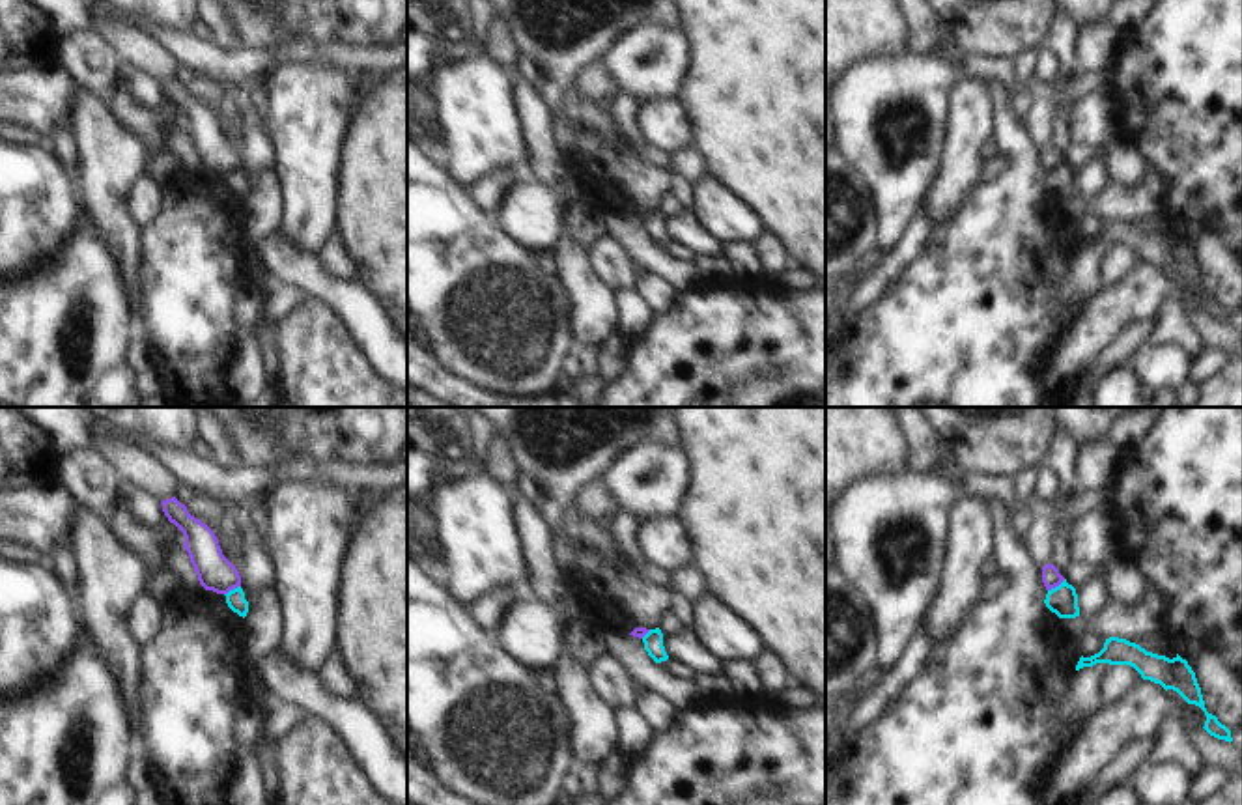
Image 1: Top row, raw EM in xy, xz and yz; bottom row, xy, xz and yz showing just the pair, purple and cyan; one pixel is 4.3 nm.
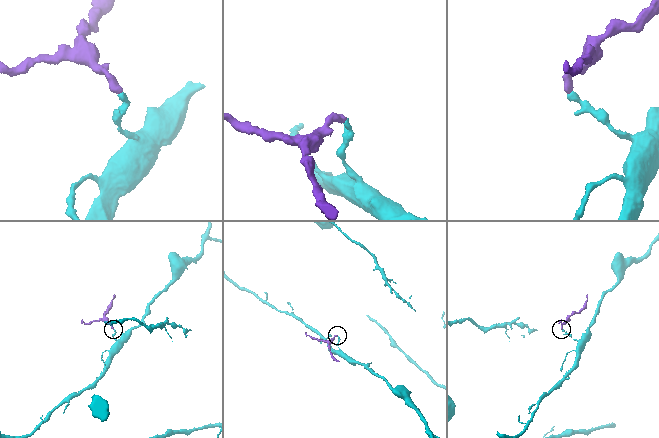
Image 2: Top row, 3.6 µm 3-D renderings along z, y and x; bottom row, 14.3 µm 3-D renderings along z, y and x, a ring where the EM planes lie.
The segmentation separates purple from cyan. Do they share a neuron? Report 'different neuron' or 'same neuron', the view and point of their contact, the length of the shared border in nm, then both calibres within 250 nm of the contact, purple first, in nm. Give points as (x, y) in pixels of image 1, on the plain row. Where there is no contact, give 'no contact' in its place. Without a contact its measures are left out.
different neuron; meets purple in yz at (1056, 167); contact 90 nm long; 80 nm thick on the purple side, 130 nm on the other

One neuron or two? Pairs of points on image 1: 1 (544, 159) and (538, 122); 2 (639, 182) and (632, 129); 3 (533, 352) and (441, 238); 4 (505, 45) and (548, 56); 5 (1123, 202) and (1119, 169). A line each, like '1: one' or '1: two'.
1: one
2: two
3: one
4: two
5: two

